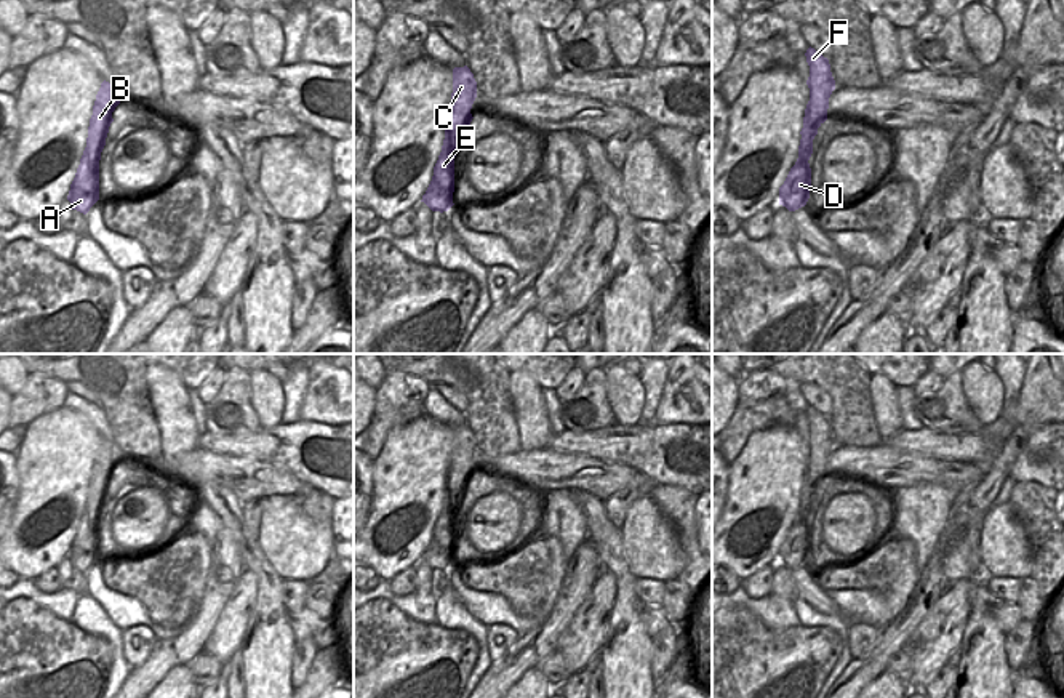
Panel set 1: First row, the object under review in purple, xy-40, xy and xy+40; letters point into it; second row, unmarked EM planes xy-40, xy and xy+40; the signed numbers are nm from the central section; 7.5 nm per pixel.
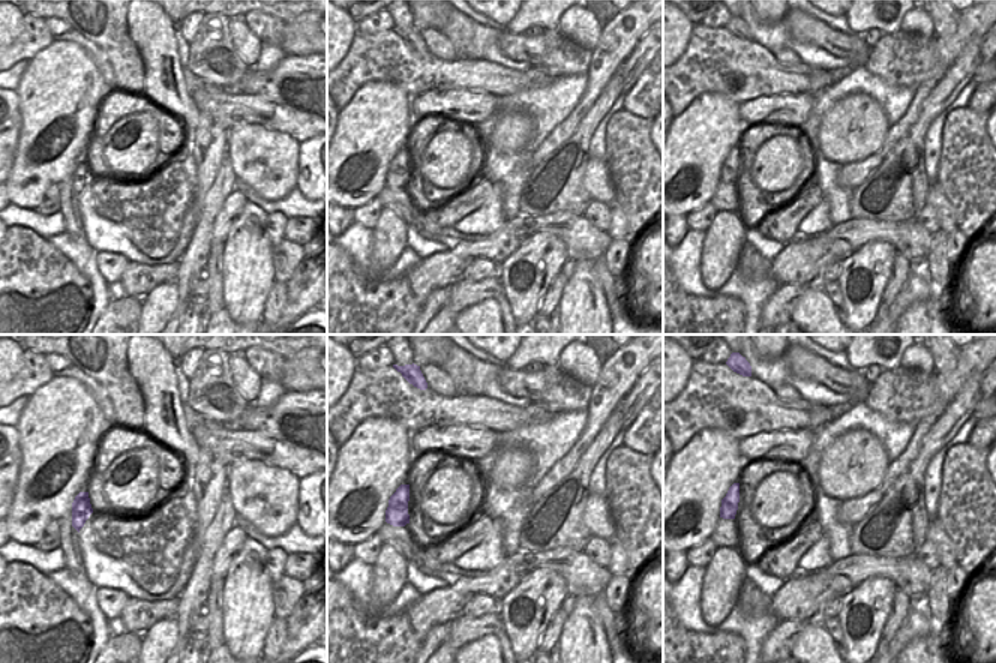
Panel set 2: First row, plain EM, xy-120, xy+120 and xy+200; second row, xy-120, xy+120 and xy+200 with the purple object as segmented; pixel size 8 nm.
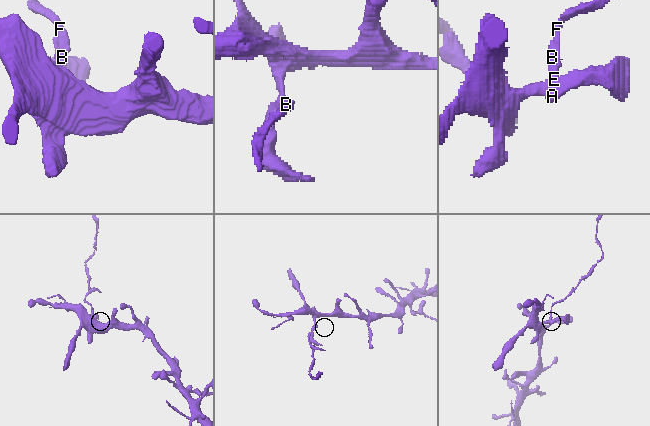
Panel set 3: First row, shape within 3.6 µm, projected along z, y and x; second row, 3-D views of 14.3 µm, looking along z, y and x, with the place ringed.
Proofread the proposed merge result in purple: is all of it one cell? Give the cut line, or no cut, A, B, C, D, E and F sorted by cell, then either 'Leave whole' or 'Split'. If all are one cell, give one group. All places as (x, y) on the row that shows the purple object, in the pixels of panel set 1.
Split along xy-40 (87, 144), (88, 154), (98, 162). Groups: A D E / B C F. Split

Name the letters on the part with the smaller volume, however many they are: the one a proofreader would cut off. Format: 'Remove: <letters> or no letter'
Remove: B, C, F

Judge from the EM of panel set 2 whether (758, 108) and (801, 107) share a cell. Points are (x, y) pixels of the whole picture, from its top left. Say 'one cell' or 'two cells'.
one cell

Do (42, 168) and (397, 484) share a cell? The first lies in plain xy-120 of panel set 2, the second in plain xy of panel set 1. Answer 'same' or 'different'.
same

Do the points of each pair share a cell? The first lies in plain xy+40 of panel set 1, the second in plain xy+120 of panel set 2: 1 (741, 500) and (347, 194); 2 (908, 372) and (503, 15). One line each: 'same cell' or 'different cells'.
1: same cell
2: same cell

